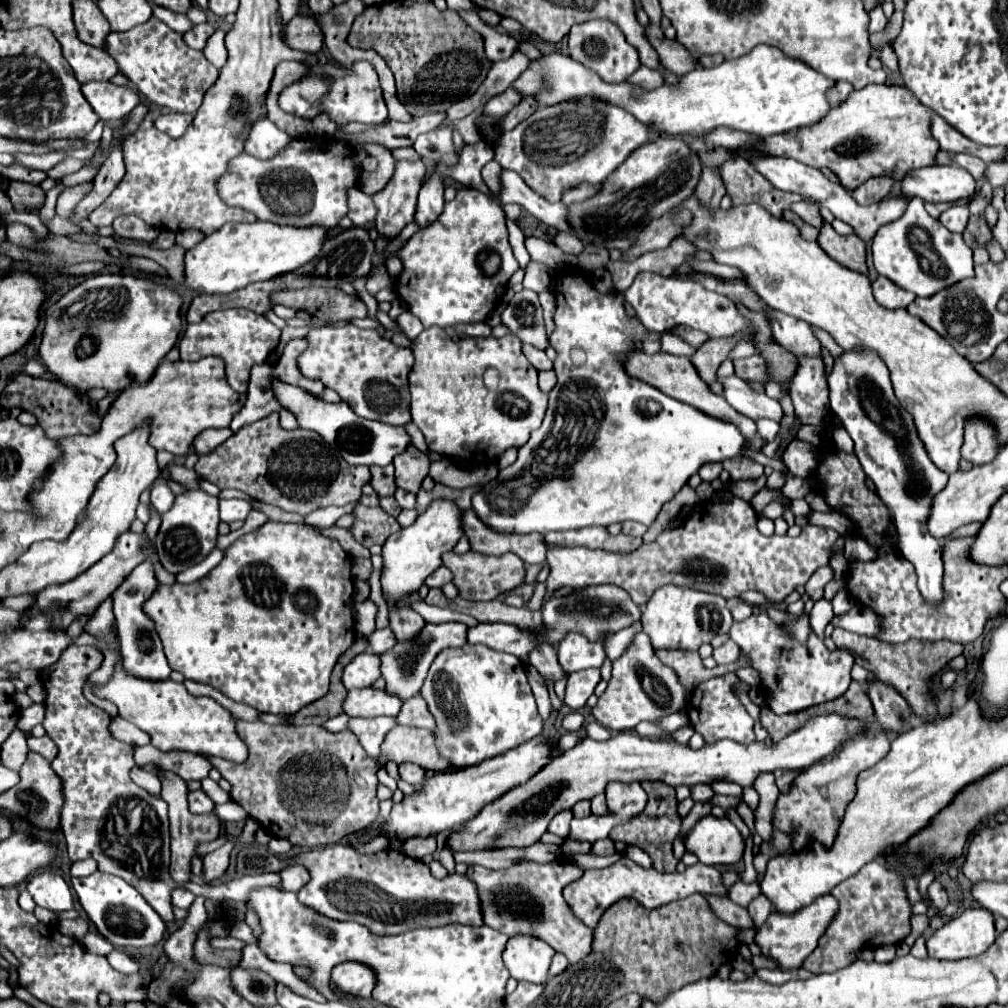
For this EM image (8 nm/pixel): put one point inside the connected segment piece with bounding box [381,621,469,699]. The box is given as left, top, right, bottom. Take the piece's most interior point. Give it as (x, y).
(412, 658)

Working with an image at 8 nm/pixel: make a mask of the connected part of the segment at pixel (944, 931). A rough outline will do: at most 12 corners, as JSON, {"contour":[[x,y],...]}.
{"contour":[[967,909],[927,939],[933,959],[967,959],[995,937],[987,909]]}

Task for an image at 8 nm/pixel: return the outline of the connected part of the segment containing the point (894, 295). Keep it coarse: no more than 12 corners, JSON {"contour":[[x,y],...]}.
{"contour":[[887,277],[875,279],[873,295],[887,309],[915,299]]}

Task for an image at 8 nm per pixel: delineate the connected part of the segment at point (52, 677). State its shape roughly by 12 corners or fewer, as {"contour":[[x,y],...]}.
{"contour":[[71,645],[43,669],[71,861],[127,879],[173,921],[167,803],[131,781],[133,745]]}

